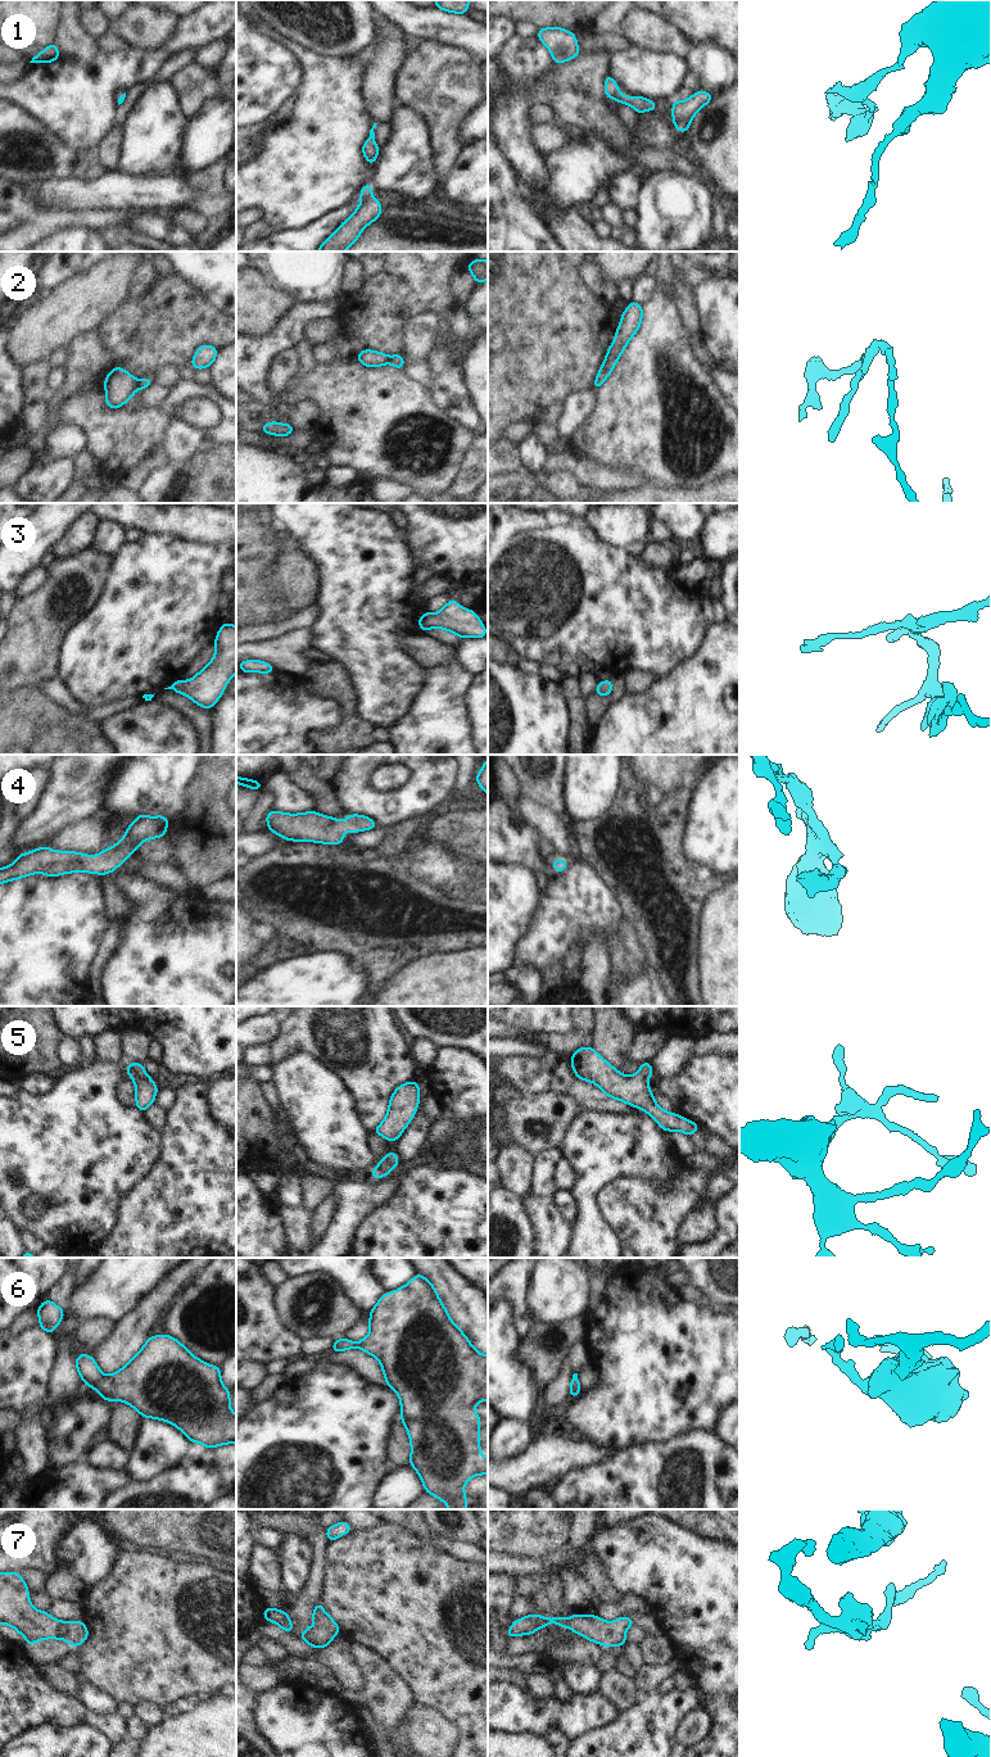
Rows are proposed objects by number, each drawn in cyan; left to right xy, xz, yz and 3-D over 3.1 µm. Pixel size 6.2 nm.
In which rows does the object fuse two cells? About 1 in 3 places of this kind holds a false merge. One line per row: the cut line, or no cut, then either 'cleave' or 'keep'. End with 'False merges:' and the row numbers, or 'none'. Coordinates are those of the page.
1: no cut; keep
2: cut in xy along (137, 381), (139, 388); cleave
3: no cut; keep
4: no cut; keep
5: no cut; keep
6: no cut; keep
7: no cut; keep
False merges: 2

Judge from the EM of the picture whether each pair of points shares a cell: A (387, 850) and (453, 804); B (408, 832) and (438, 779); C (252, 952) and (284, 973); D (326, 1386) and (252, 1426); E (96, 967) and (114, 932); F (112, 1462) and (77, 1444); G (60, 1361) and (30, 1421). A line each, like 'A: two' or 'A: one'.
A: one
B: two
C: two
D: one
E: one
F: two
G: one

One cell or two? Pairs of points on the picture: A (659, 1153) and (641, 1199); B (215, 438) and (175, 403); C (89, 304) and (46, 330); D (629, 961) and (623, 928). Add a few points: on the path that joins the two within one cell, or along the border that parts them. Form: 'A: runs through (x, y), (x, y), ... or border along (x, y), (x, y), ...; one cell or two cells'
A: border along (677, 1168), (659, 1183), (618, 1180); two cells
B: runs through (200, 437), (191, 437), (172, 417); one cell
C: runs through (78, 306), (57, 320); one cell
D: runs through (627, 954), (623, 947), (623, 936); one cell

